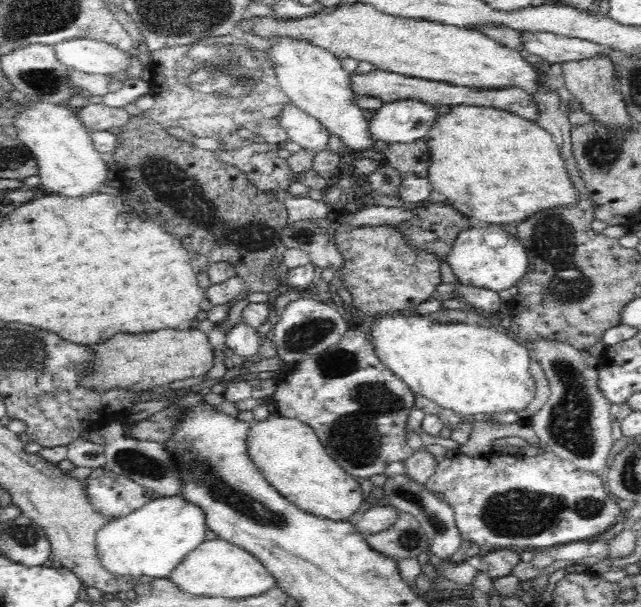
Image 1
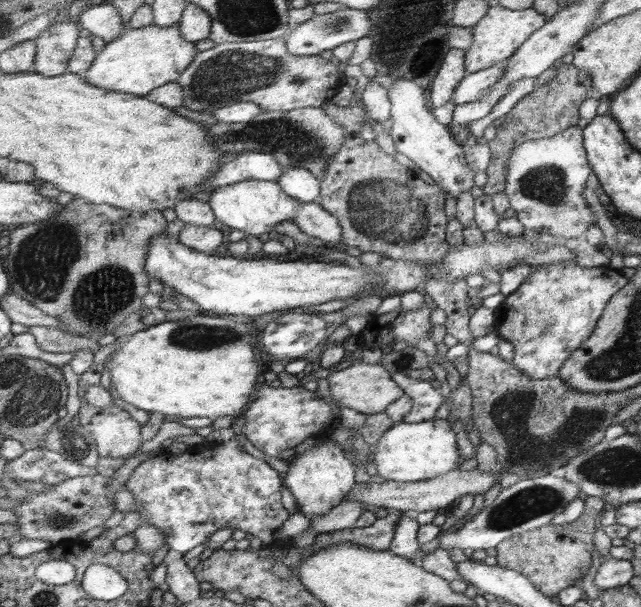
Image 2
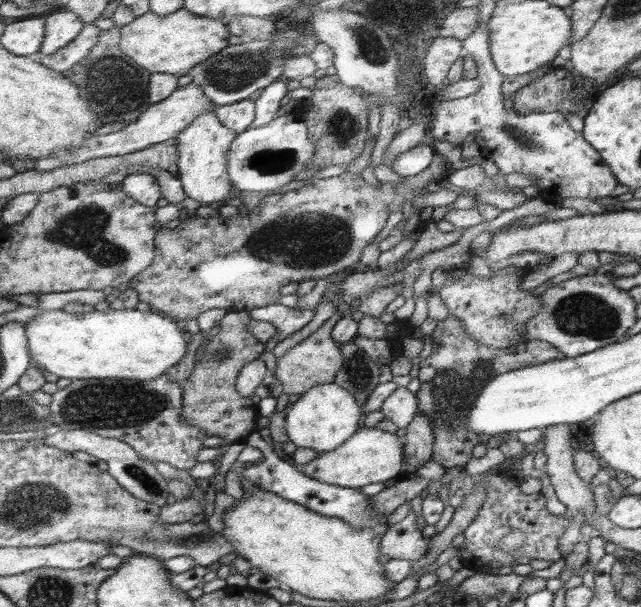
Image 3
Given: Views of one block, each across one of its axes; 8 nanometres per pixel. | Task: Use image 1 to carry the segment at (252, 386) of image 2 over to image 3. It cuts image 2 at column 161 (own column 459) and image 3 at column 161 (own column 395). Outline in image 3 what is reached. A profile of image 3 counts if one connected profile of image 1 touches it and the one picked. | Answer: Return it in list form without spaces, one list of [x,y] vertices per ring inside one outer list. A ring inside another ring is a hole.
[[[62,309],[40,310],[30,323],[23,324],[28,336],[28,350],[32,363],[43,371],[56,374],[58,378],[71,378],[73,381],[91,378],[129,378],[150,380],[163,376],[170,367],[178,364],[186,355],[186,340],[178,330],[176,322],[169,315],[160,316],[152,311],[138,309],[113,309],[104,311],[92,309],[83,313],[70,313]]]

